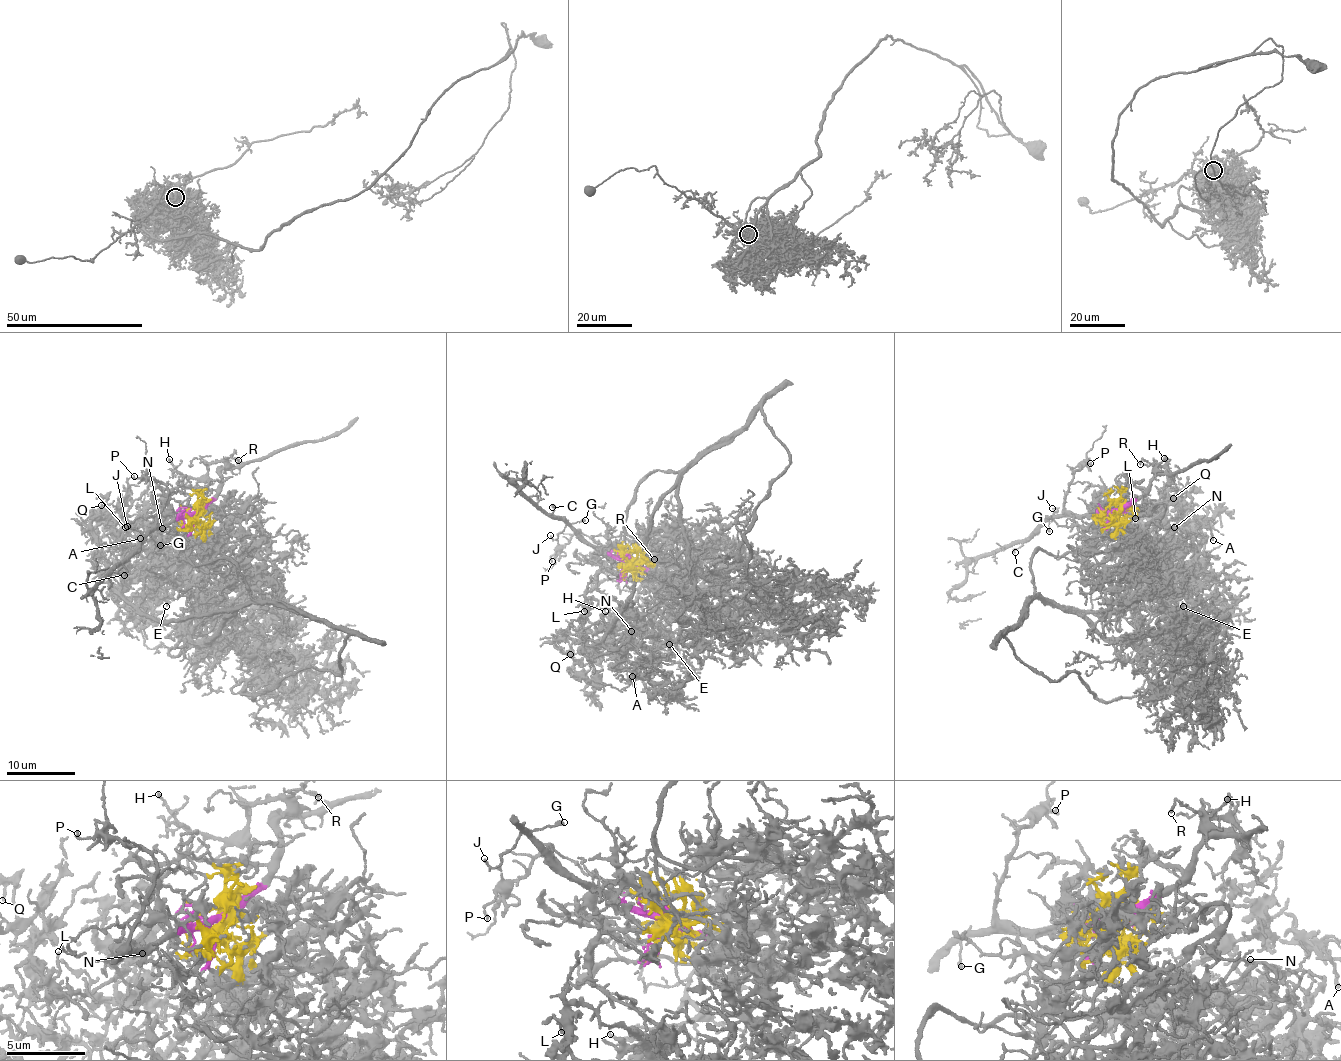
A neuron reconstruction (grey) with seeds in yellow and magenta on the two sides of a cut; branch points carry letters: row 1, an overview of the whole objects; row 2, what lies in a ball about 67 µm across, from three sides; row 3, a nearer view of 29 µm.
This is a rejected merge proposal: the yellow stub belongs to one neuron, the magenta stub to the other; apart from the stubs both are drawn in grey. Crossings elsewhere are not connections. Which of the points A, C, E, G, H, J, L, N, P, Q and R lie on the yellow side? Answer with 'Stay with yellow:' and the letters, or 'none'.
Stay with yellow: A, E, L, N, Q

